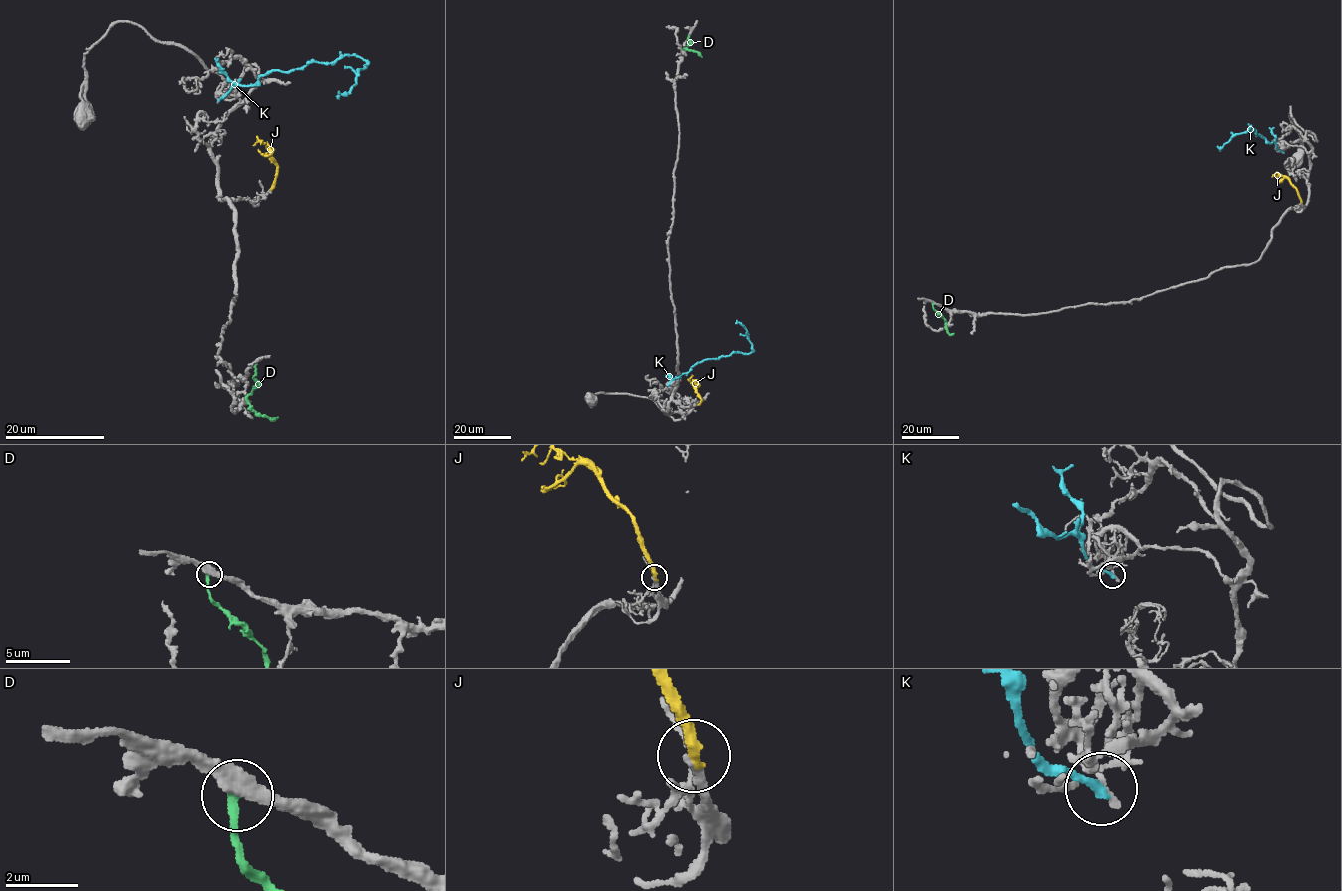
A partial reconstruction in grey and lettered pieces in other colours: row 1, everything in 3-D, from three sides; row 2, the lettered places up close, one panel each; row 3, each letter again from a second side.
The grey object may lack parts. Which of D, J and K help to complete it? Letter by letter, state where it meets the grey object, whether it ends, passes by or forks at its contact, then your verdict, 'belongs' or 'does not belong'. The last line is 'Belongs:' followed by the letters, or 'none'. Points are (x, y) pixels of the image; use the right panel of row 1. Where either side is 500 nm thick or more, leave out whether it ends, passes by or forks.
D: meets grey at (933, 303); it ends there; does not belong
J: meets grey at (1301, 202); it ends there; does not belong
K: meets grey at (1282, 151); it ends there; does not belong
Belongs: none

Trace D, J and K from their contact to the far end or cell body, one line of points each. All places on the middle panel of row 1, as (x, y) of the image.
D: (689, 36), (690, 42), (684, 48), (702, 57)
J: (698, 404), (701, 400), (689, 380), (692, 375)
K: (667, 385), (705, 359), (734, 352), (749, 354), (752, 344), (746, 329), (735, 323)

